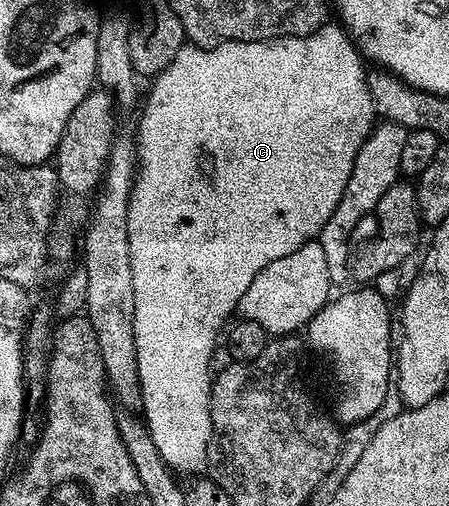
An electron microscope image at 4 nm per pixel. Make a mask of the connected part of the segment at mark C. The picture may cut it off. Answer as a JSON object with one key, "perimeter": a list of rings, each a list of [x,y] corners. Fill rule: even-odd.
{"perimeter":[[[327,24],[316,32],[299,38],[271,38],[268,42],[222,42],[209,48],[184,44],[180,52],[172,56],[172,64],[168,64],[168,68],[153,79],[154,87],[146,98],[146,107],[143,108],[142,119],[138,122],[138,173],[128,204],[128,248],[132,260],[134,297],[132,328],[136,346],[136,372],[142,393],[140,414],[145,426],[150,429],[156,452],[160,452],[166,465],[179,475],[197,475],[206,464],[212,432],[210,361],[214,358],[214,345],[217,342],[219,345],[220,335],[231,321],[230,313],[233,315],[237,311],[238,302],[244,292],[248,292],[248,284],[252,284],[255,276],[268,264],[272,264],[272,260],[280,260],[280,256],[288,256],[288,252],[296,252],[296,248],[300,248],[305,242],[317,239],[324,224],[328,224],[328,216],[336,212],[340,196],[344,196],[356,152],[376,125],[372,96],[366,83],[368,76],[362,65],[364,60],[345,29],[338,24]]]}

